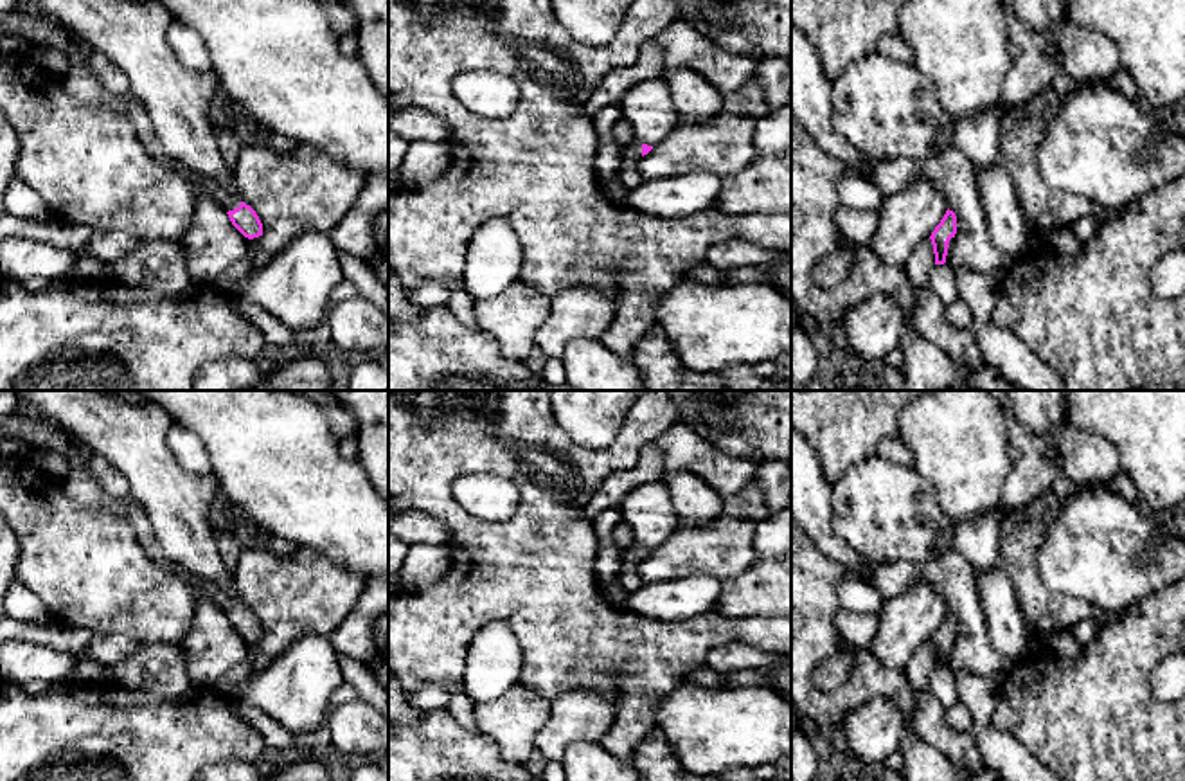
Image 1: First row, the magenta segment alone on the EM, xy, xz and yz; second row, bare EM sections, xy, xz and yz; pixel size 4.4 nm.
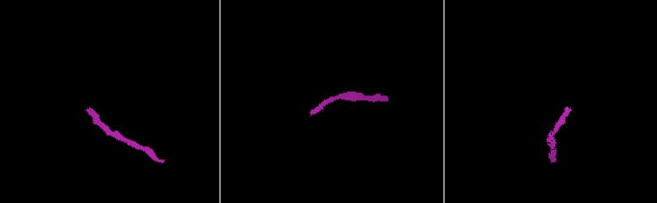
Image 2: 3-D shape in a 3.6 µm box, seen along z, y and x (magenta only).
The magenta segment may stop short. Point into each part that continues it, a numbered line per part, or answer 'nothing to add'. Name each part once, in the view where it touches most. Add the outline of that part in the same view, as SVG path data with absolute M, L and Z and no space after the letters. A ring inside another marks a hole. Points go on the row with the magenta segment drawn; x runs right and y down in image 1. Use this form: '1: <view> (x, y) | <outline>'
1: xy (209, 186) | M182 166L182 175L187 176L194 185L198 185L207 196L219 203L227 212L241 205L241 198L232 194L214 178L203 176L185 166Z

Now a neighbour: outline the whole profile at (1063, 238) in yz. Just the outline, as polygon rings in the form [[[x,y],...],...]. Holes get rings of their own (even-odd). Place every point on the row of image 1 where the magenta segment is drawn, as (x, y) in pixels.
[[[1072,227],[1054,229],[1041,241],[1052,245],[1061,252],[1081,252],[1081,245],[1083,245],[1074,234]]]

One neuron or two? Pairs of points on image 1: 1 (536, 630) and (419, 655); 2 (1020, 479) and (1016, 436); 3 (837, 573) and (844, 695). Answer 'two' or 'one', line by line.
1: one
2: one
3: one

